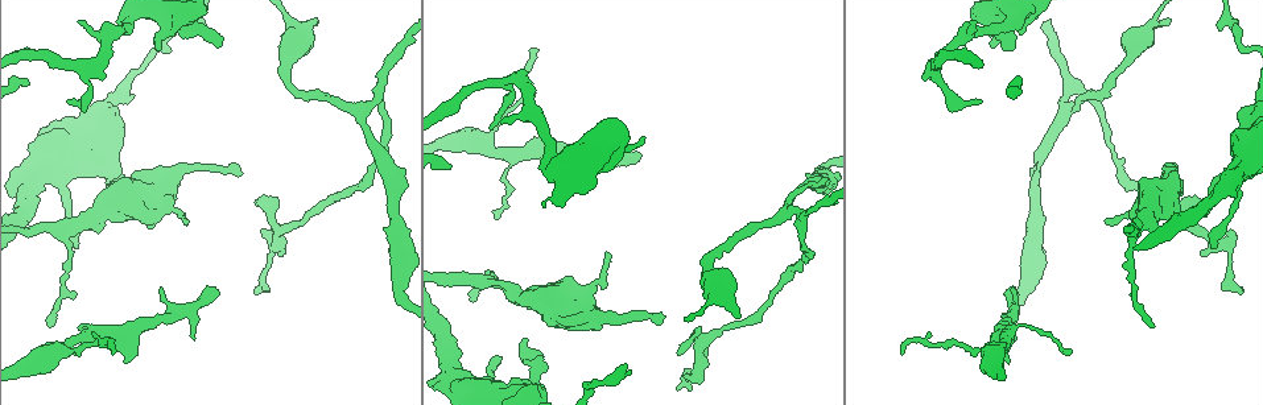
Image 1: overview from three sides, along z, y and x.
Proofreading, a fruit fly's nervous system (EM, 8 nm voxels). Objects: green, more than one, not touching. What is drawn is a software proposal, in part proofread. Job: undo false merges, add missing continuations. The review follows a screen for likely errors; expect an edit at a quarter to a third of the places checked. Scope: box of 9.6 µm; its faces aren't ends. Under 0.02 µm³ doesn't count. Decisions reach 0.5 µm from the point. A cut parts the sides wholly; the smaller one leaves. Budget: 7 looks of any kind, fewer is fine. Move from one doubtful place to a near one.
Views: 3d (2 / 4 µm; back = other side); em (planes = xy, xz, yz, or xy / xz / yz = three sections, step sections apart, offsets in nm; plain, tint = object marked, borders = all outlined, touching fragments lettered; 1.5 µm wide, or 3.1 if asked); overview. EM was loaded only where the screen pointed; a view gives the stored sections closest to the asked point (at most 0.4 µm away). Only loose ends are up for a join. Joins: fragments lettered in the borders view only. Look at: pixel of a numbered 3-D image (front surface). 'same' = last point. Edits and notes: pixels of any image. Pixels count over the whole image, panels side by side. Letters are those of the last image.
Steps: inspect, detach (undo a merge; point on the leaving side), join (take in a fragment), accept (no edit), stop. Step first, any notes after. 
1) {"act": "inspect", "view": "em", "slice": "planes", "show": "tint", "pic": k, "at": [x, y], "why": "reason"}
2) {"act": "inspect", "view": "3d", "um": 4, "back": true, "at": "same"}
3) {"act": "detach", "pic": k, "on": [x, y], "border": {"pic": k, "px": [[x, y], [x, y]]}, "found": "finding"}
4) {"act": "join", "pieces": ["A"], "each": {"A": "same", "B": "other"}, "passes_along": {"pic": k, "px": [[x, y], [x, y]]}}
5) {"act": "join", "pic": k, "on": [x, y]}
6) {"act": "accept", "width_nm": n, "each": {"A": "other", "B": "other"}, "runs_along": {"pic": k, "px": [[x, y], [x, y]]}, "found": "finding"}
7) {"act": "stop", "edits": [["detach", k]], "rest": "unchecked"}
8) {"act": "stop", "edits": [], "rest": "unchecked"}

{"act": "inspect", "view": "3d", "um": 4, "pic": 1, "at": [735, 315], "why": "thin end"}

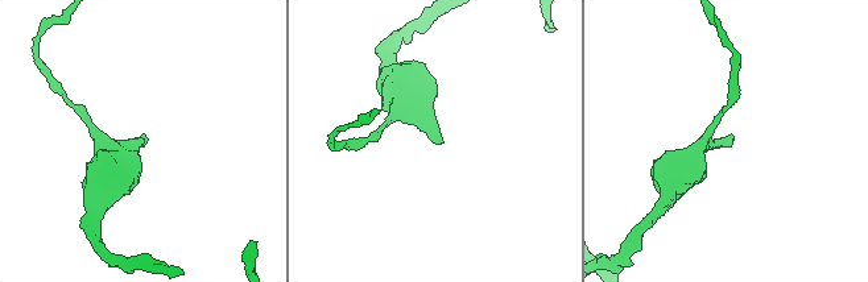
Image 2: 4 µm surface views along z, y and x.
{"act": "inspect", "view": "em", "slice": "planes", "show": "tint", "pic": 2, "at": [435, 144]}

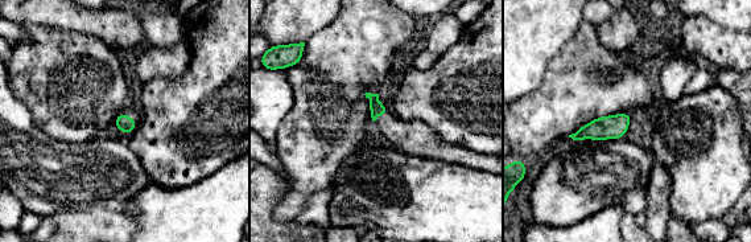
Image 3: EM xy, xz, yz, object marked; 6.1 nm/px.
{"act": "inspect", "view": "em", "slice": "planes", "show": "borders", "at": "same"}

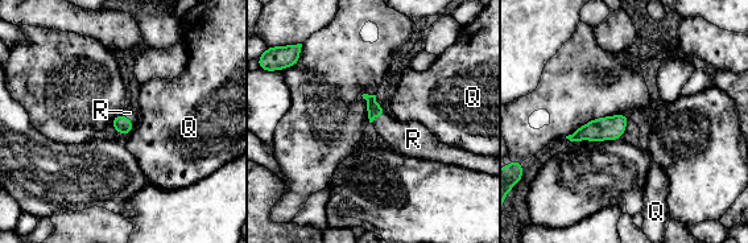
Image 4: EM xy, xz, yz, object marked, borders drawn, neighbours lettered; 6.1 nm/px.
{"act": "join", "pieces": ["R"], "each": {"Q": "other", "R": "same"}, "passes_along": {"pic": 4, "px": [[122, 124], [127, 118], [129, 112]]}, "found": "the cell continues"}

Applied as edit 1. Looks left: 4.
{"act": "inspect", "view": "3d", "um": 2, "pic": 1, "at": [379, 85], "why": "three arms meet"}

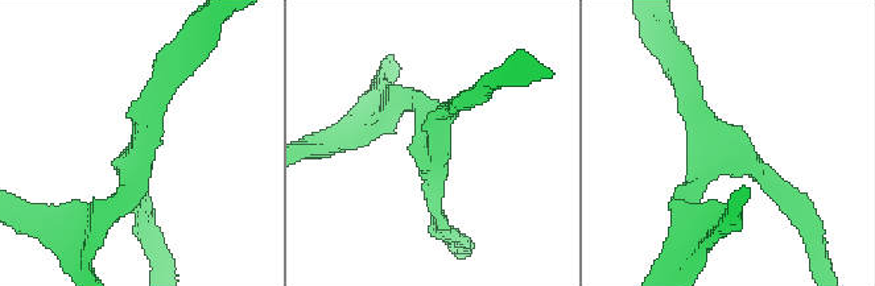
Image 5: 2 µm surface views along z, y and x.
{"act": "inspect", "view": "em", "slice": "xy", "step": 8, "show": "tint", "pic": 5, "at": [429, 138], "arms": 3, "why": "shape alone is not enough"}

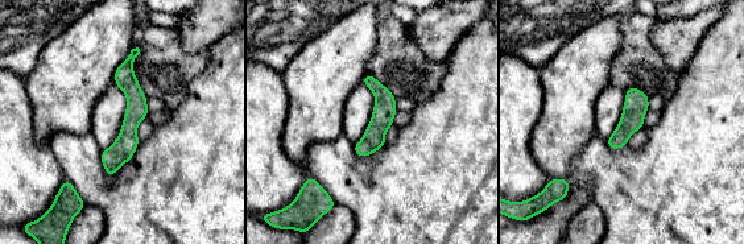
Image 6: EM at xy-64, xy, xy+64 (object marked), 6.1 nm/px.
{"act": "inspect", "view": "em", "slice": "planes", "show": "borders", "at": "same", "why": "cut it another way"}

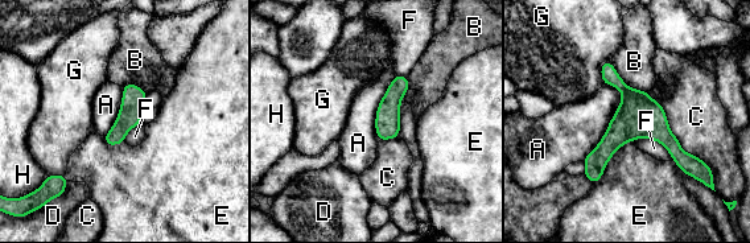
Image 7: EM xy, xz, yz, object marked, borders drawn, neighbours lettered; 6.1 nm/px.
{"act": "accept", "each": {"A": "other", "B": "other", "C": "other", "D": "other", "E": "other", "F": "other", "G": "other", "H": "other"}, "found": "continuous, no second cell"}

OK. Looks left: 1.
{"act": "stop", "edits": [["join", 4]], "rest": "unchecked"}

